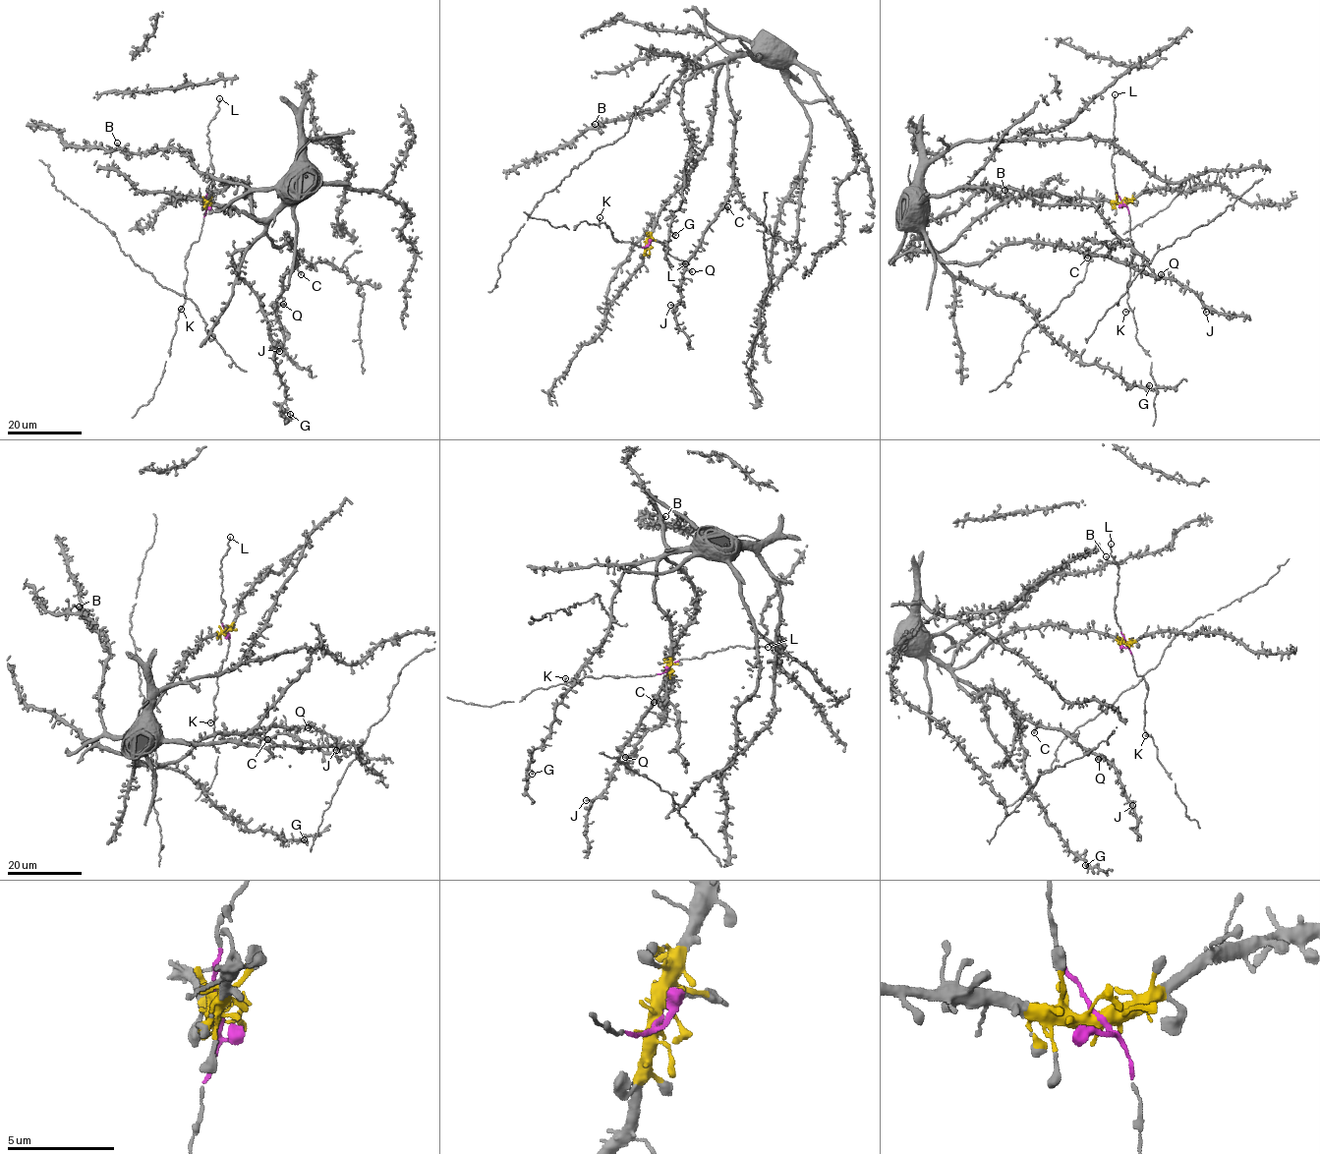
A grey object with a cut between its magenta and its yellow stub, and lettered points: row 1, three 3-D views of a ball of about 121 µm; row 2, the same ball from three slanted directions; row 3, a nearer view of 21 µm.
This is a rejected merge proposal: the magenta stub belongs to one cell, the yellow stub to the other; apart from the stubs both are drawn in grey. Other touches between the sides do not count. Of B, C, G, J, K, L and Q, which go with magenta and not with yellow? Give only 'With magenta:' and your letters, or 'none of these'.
With magenta: K, L

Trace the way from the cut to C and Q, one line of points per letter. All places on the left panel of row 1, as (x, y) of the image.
C: (206, 204), (211, 192), (232, 180), (245, 184), (251, 213), (276, 247), (285, 239), (293, 245), (301, 274)
Q: (206, 204), (211, 192), (241, 181), (276, 247), (285, 239), (293, 245), (298, 260), (283, 281), (283, 304)

